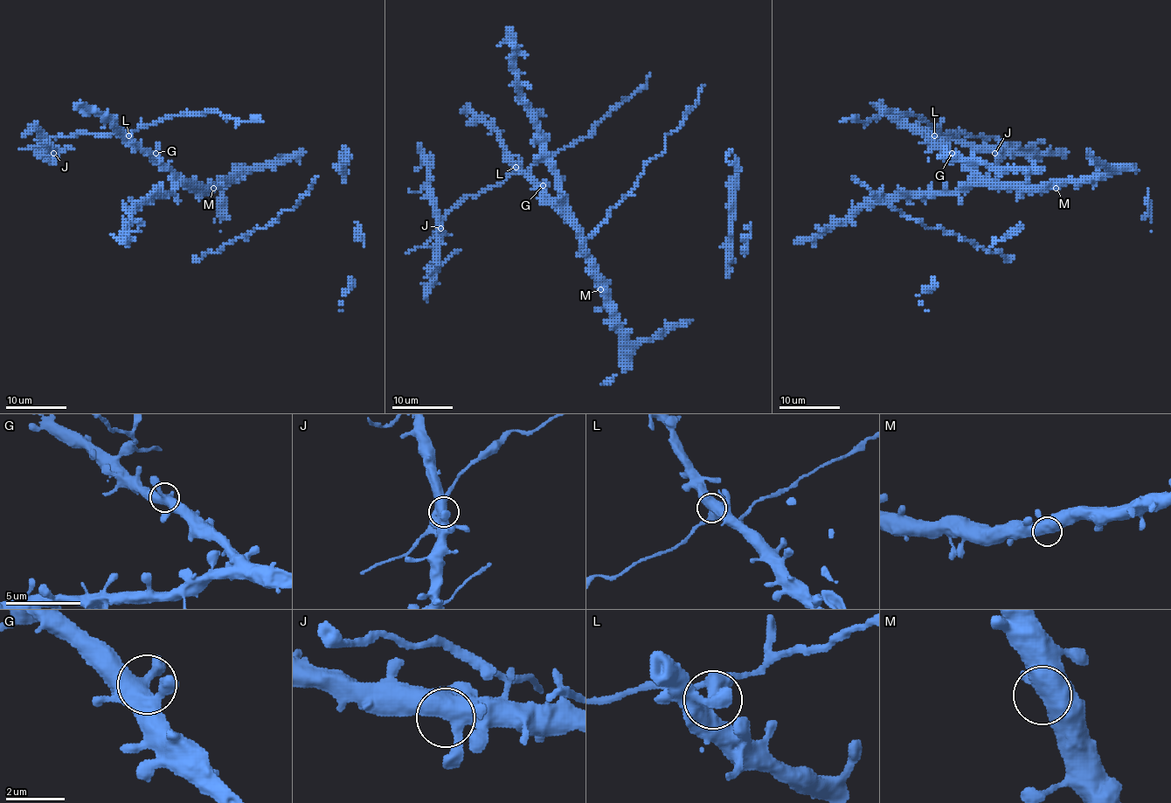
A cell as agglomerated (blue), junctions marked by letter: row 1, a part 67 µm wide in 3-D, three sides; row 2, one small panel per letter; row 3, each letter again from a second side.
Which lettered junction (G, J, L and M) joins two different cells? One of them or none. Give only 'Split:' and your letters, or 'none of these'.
Split: L

